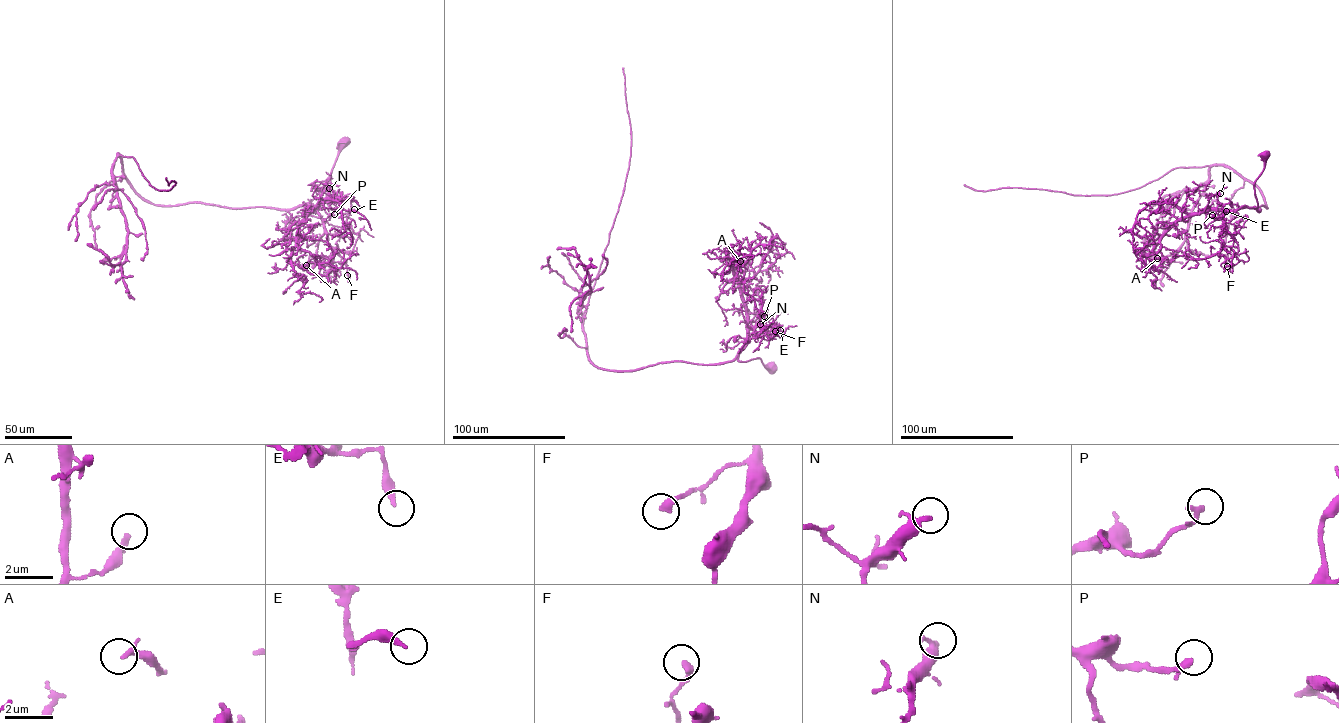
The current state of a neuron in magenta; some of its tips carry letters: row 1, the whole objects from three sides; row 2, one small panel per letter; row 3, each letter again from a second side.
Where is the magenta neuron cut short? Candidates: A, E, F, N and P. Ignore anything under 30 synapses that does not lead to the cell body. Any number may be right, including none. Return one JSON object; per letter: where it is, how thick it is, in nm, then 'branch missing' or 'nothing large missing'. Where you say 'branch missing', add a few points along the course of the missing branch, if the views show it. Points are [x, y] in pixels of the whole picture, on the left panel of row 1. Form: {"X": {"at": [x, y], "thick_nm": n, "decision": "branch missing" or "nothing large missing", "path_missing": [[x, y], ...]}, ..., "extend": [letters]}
{"A": {"at": [306, 265], "thick_nm": 240, "decision": "nothing large missing"}, "E": {"at": [354, 209], "thick_nm": 240, "decision": "nothing large missing"}, "F": {"at": [347, 275], "thick_nm": 300, "decision": "nothing large missing"}, "N": {"at": [329, 188], "thick_nm": 240, "decision": "nothing large missing"}, "P": {"at": [334, 214], "thick_nm": 260, "decision": "nothing large missing"}, "extend": []}

